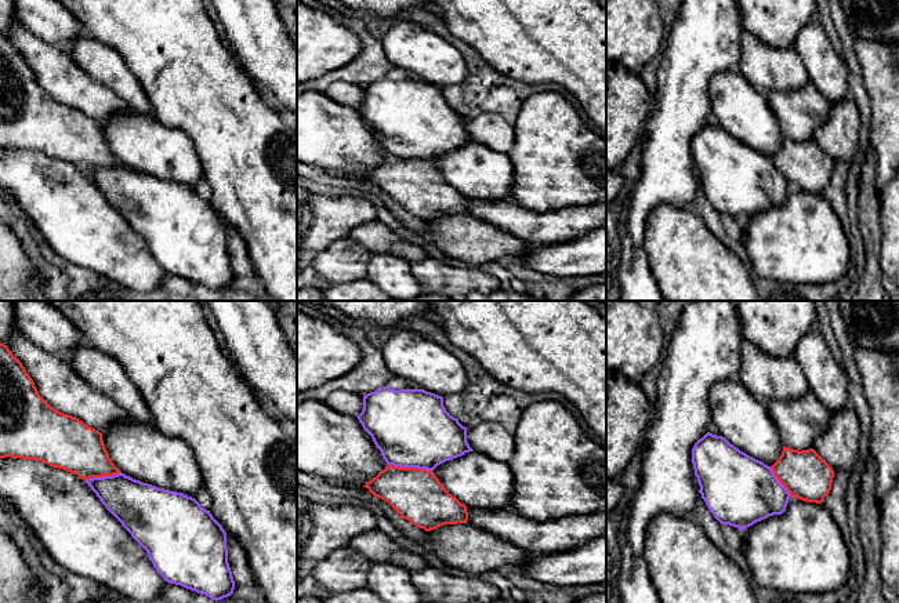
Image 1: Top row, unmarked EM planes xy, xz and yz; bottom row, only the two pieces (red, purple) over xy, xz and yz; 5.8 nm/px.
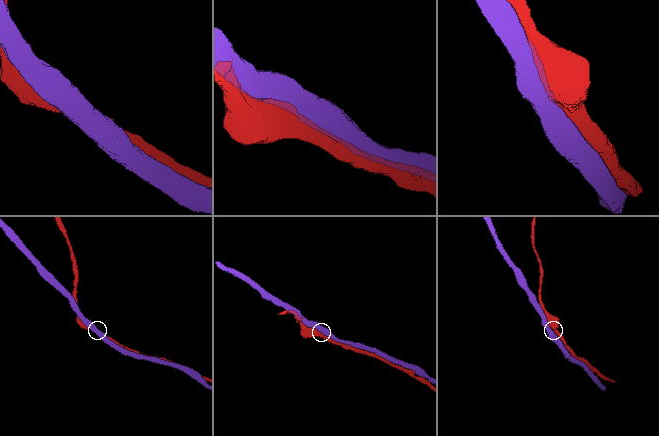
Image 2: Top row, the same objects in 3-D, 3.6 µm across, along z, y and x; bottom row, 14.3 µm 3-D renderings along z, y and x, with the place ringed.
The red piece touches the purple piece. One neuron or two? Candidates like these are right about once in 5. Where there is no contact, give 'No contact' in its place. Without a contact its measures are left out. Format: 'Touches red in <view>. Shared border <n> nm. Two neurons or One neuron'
Touches red in xz. Shared border 280 nm. Two neurons

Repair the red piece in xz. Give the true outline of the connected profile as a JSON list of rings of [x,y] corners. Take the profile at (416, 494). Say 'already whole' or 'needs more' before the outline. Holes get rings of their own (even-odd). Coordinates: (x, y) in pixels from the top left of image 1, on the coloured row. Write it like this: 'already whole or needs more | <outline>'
already whole | [[[388,465],[366,487],[387,501],[402,519],[424,528],[467,523],[467,506],[453,497],[434,472]]]

